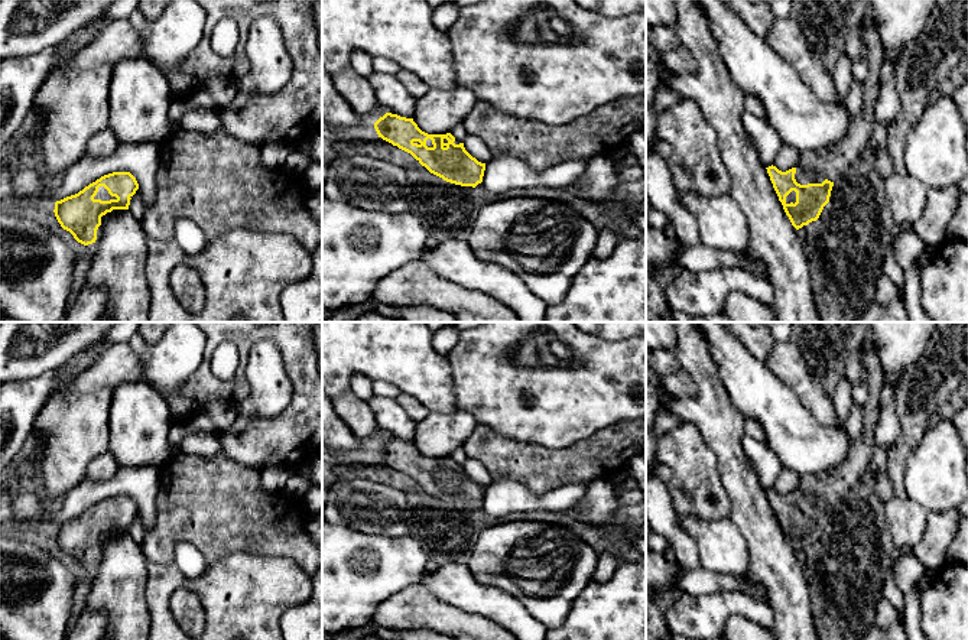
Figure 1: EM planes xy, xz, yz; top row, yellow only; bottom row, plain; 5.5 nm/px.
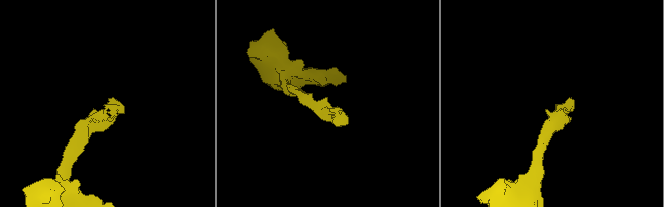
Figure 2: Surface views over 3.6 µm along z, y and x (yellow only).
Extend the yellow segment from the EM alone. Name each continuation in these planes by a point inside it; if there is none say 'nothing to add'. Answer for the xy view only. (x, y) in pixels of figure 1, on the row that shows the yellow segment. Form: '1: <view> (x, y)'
1: xy (103, 194)

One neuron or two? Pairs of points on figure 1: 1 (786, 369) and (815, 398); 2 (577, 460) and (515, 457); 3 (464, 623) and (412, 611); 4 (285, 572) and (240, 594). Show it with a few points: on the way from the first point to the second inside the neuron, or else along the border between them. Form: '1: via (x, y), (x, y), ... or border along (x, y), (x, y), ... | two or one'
1: via (793, 376), (808, 390) | one
2: via (561, 460), (530, 460) | one
3: via (451, 621), (425, 611) | one
4: via (273, 584), (252, 591) | one

